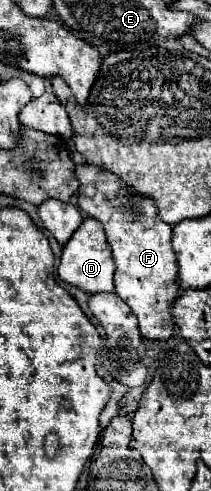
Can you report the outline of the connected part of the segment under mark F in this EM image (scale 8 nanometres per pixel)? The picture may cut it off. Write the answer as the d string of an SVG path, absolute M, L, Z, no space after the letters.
M79 165L75 167L77 179L79 179L79 209L85 211L89 217L99 219L107 241L113 251L113 261L115 261L115 293L131 307L131 311L137 315L139 321L139 331L141 337L149 341L167 341L173 337L173 321L171 321L171 301L179 295L179 285L177 285L177 259L171 249L171 225L163 223L157 215L157 207L151 199L143 197L137 193L131 185L123 183L115 173L91 167L91 165Z

